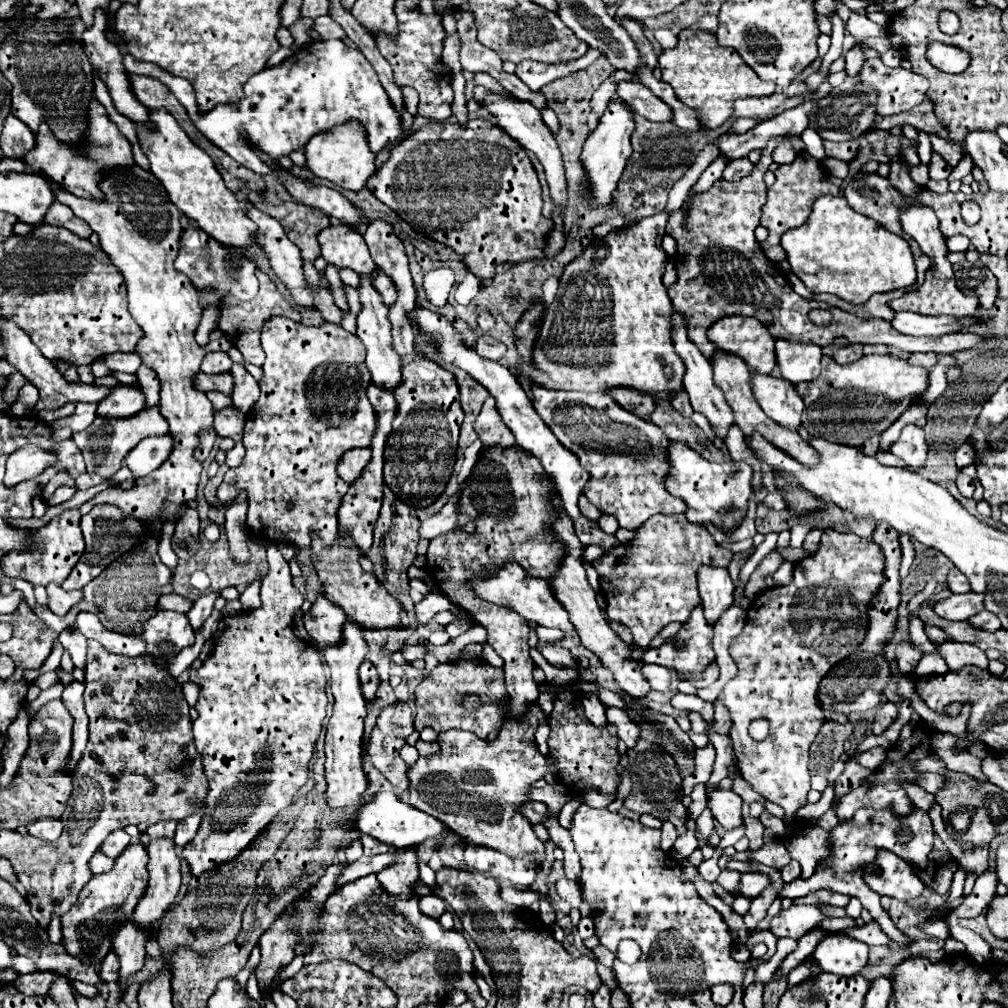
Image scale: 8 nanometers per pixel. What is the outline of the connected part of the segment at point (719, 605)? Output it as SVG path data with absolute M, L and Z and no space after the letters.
M703 566L699 568L699 594L701 594L701 606L705 612L705 618L709 626L715 626L721 614L731 608L733 604L733 590L735 584L729 578L729 572L725 568L711 568Z

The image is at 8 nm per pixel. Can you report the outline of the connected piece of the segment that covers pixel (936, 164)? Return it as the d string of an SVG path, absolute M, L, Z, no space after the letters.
M933 152L933 158L929 162L929 178L931 180L945 180L949 174L951 174L951 166L937 152Z

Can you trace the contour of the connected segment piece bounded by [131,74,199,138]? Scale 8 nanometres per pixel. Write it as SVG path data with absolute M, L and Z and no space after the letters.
M131 76L131 86L133 86L133 94L139 98L141 104L145 104L149 110L167 110L173 114L173 118L179 122L179 126L191 136L199 136L199 130L195 128L195 124L191 122L191 118L187 116L187 110L183 108L183 104L179 104L179 100L173 96L173 92L159 80L151 78L151 76Z

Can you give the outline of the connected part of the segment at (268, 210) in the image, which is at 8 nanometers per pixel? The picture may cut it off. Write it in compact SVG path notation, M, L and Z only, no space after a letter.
M285 202L285 204L263 204L261 206L265 214L279 220L291 238L291 242L301 250L301 258L307 262L313 262L319 258L319 244L317 234L329 226L329 216L323 212L309 208L305 204Z

